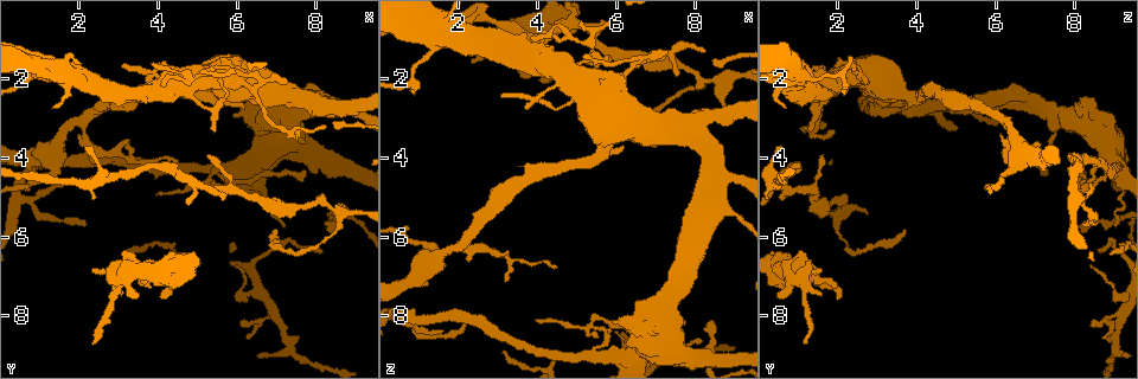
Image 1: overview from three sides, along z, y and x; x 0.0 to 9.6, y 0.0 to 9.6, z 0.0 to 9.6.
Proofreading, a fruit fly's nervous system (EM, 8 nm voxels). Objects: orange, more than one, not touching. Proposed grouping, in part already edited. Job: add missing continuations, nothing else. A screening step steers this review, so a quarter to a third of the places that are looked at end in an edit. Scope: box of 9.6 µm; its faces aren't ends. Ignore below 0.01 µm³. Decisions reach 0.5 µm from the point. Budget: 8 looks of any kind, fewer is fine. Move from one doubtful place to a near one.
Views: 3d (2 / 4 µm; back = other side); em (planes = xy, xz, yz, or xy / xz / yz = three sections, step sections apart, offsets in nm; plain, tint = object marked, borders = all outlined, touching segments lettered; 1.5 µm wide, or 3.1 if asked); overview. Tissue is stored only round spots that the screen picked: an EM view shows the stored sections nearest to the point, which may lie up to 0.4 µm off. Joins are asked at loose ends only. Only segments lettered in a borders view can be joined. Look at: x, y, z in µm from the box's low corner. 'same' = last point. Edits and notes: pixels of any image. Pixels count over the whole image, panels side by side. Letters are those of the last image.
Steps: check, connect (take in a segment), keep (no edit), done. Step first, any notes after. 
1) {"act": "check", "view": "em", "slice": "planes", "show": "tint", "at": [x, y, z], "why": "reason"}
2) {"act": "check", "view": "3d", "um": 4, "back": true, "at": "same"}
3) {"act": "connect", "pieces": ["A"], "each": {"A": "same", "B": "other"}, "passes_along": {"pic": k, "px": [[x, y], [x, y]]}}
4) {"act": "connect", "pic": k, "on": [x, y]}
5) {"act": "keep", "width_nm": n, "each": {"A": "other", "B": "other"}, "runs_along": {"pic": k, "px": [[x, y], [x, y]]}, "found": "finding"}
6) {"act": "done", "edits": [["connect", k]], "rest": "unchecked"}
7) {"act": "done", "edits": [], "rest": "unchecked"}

{"act": "check", "view": "em", "slice": "planes", "show": "borders", "at": [3.10, 1.70, 2.45], "why": "branch stops here"}

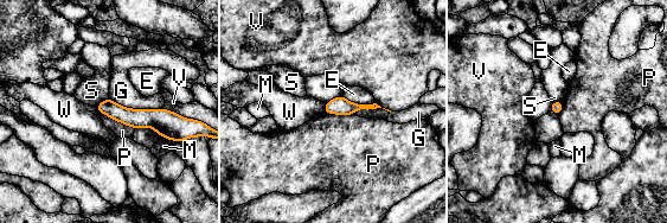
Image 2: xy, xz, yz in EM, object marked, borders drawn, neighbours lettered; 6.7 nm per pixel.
{"act": "keep", "each": {"E": "other", "G": "other", "M": "other", "P": "other", "S": "other", "V": "other", "W": "other"}, "runs_along": {"pic": 2, "px": [[101, 107], [130, 118], [171, 118]]}, "found": "none of them fits"}

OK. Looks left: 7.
{"act": "check", "view": "3d", "um": 2, "at": [3.75, 7.15, 1.95], "why": "free end"}

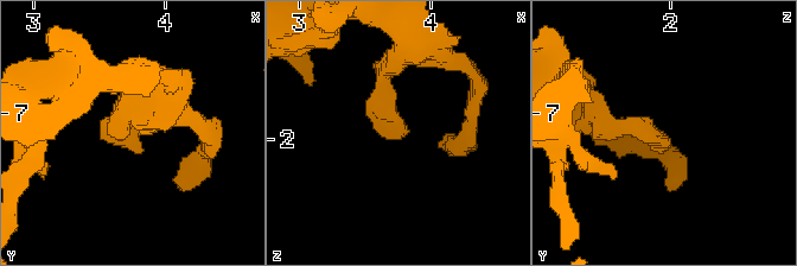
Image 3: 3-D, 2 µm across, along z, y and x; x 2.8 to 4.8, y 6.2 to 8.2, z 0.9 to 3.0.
{"act": "check", "view": "em", "slice": "yz", "step": 8, "show": "borders", "at": [3.76, 7.16, 2.00]}

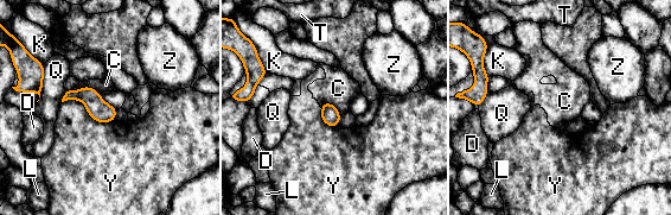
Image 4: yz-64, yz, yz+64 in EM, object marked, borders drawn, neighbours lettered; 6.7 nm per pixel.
{"act": "keep", "width_nm": 120, "longest_contact_nm": ["Y", 380], "each": {"C": "other", "D": "other", "K": "other", "L": "other", "Q": "other", "T": "other", "Y": "other", "Z": "other"}, "found": "none of them fits"}

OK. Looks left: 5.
{"act": "check", "view": "3d", "um": 4, "at": [7.30, 2.15, 1.40], "why": "free end"}

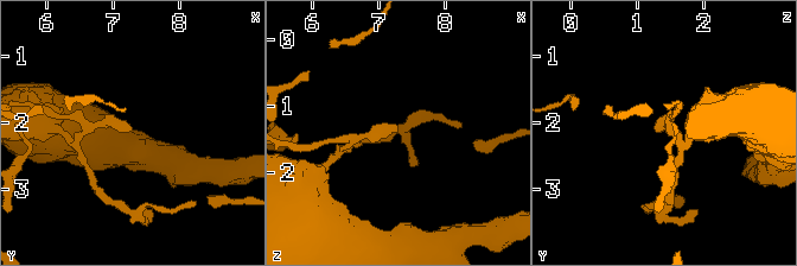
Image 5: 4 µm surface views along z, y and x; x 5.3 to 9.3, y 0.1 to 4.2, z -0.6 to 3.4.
{"act": "check", "view": "em", "slice": "planes", "show": "borders", "at": [7.30, 2.10, 1.35]}

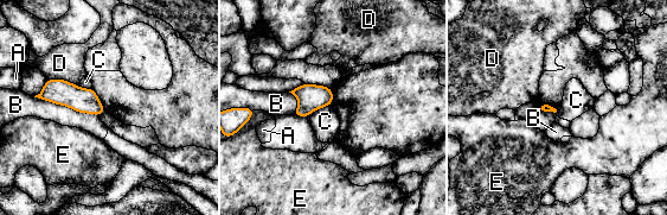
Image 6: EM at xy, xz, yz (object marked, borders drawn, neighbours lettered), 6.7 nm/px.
{"act": "keep", "longest_contact_nm": ["B", 460], "each": {"A": "other", "B": "other", "C": "other", "D": "other", "E": "other"}, "found": "none of them fits"}

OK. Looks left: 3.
{"act": "done", "edits": [], "rest": "unchecked"}

